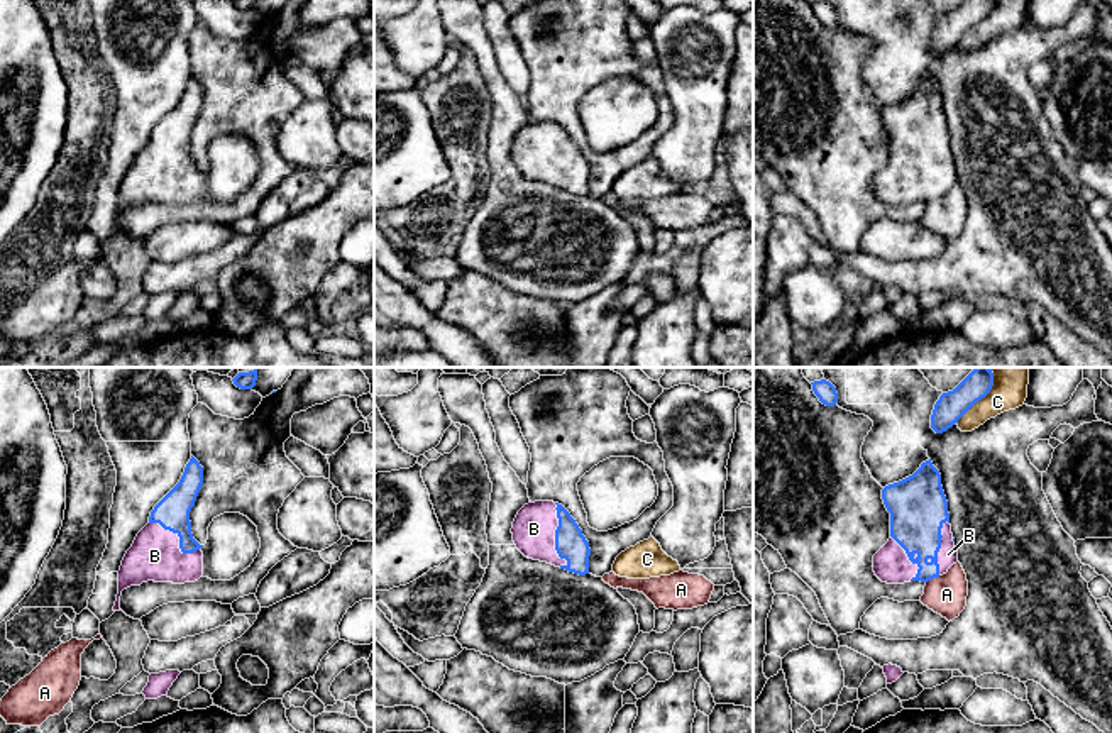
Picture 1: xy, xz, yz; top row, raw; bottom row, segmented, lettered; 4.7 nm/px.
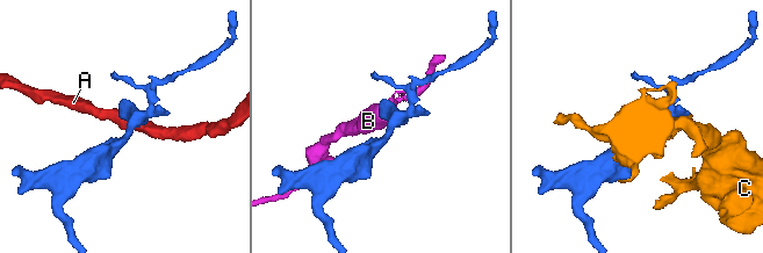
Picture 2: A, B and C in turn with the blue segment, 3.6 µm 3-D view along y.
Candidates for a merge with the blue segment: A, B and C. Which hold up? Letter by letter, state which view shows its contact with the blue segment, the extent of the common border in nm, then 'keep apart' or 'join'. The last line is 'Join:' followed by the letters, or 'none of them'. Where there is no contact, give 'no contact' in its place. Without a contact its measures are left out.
A: yz | 80 nm | keep apart
B: xz | 300 nm | join
C: yz | 320 nm | keep apart
Join: B

